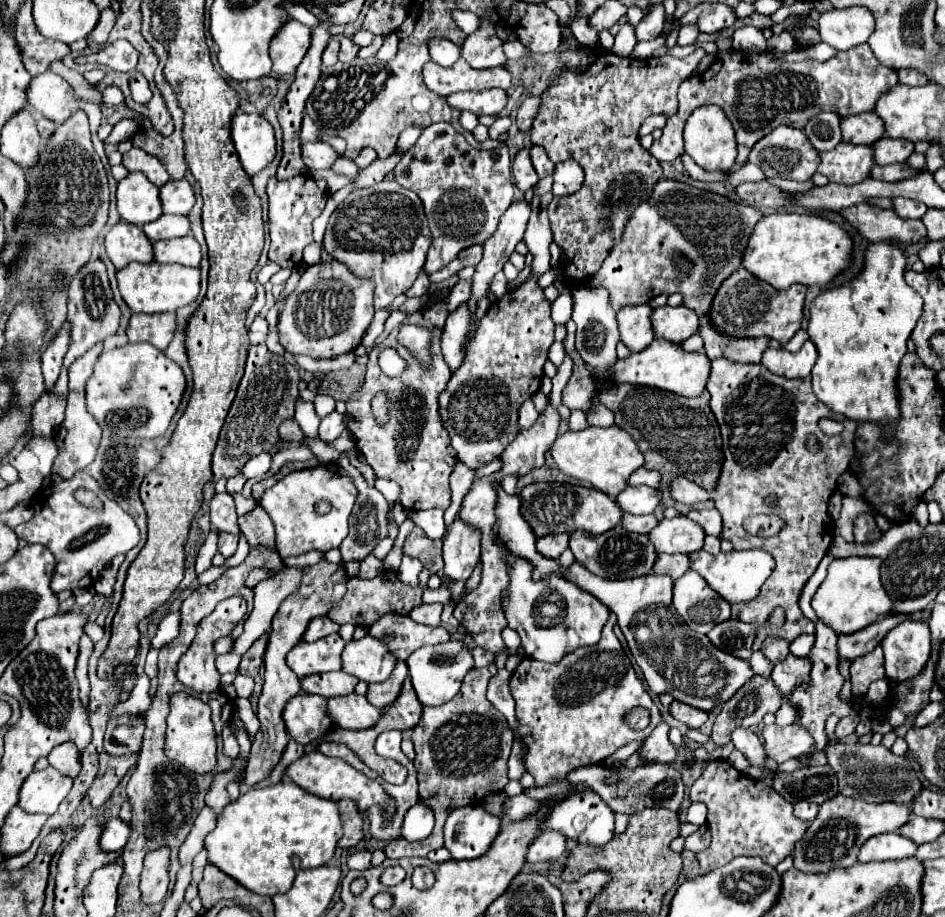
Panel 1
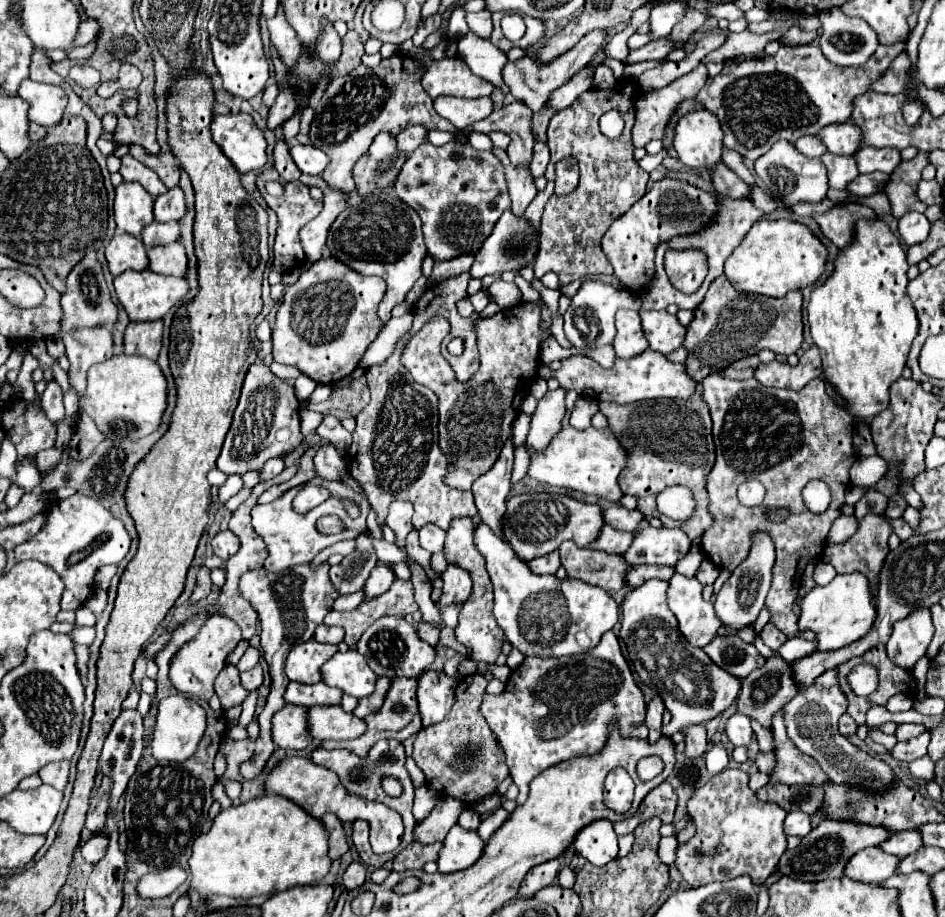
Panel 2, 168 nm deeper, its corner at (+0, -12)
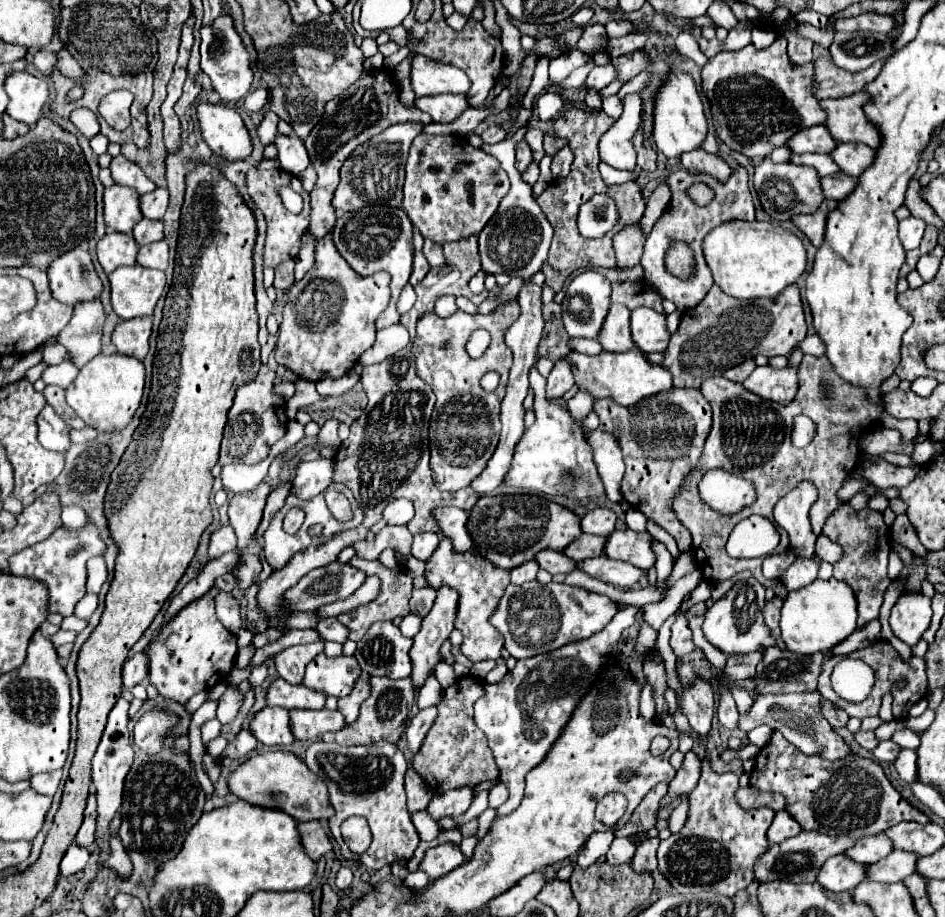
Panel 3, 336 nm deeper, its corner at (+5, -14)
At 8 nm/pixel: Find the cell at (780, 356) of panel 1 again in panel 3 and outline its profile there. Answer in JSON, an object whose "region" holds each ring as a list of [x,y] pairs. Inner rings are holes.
{"region":[[[757,366],[753,374],[743,382],[743,386],[765,400],[775,400],[775,402],[791,402],[797,394],[799,388],[799,368],[789,366],[783,370],[777,370],[773,366]]]}

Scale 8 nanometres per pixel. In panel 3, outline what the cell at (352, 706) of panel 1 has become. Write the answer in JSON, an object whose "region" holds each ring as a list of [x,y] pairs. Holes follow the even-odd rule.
{"region":[[[291,710],[291,732],[297,740],[323,736],[325,732],[339,732],[345,728],[341,712],[331,710]]]}

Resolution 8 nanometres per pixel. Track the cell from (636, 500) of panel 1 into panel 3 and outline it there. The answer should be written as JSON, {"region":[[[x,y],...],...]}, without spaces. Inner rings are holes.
{"region":[[[593,508],[581,518],[581,528],[583,532],[589,532],[589,534],[611,536],[611,532],[615,532],[615,522],[617,522],[617,514],[613,510]]]}

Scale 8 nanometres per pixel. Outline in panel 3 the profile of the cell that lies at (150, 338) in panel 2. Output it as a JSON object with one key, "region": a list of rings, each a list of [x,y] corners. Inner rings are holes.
{"region":[[[141,316],[139,320],[119,322],[113,332],[113,344],[121,354],[143,360],[149,352],[151,326],[153,326],[153,316]]]}

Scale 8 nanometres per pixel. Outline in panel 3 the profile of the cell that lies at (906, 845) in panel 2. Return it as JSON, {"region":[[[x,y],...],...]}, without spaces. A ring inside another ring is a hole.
{"region":[[[877,834],[877,836],[867,836],[857,840],[855,848],[849,848],[845,854],[851,856],[855,862],[875,864],[881,858],[889,856],[891,850],[893,850],[893,842],[885,834]]]}

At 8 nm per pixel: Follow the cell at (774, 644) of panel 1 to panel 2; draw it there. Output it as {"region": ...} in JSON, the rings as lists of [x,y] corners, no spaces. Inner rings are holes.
{"region":[[[770,622],[770,624],[766,624],[764,630],[762,630],[762,640],[764,640],[764,644],[766,644],[772,652],[776,652],[788,638],[786,638],[784,632],[776,630],[776,626],[772,626],[772,622]]]}

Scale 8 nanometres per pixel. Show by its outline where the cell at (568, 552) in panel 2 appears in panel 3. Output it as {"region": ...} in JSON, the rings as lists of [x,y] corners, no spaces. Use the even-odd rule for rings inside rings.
{"region":[[[547,548],[547,550],[539,552],[539,556],[535,556],[535,558],[537,558],[539,566],[545,568],[547,572],[551,572],[551,574],[569,574],[569,572],[577,570],[575,560],[571,560],[569,556],[565,556],[559,550]]]}

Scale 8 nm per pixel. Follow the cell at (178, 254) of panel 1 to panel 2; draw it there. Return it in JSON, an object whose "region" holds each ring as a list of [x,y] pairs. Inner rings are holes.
{"region":[[[172,242],[168,246],[154,246],[148,248],[148,268],[158,274],[168,274],[168,276],[184,276],[186,274],[186,252],[180,242]]]}

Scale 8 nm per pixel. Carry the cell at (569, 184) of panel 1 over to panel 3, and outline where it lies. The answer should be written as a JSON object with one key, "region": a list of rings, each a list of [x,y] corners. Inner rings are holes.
{"region":[[[565,146],[565,148],[561,148],[561,150],[555,154],[553,162],[551,162],[553,178],[555,178],[555,180],[567,178],[569,170],[571,170],[571,162],[573,162],[573,152],[571,152],[567,146]]]}

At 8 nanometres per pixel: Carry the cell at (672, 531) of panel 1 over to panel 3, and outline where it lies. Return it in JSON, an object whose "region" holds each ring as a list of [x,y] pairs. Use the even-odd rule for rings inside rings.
{"region":[[[615,530],[605,544],[605,554],[613,560],[629,562],[637,568],[653,568],[657,554],[653,552],[653,536],[649,532]]]}

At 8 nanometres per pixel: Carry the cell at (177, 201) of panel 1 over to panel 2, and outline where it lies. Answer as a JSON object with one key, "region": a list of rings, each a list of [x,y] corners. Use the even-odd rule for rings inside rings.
{"region":[[[176,186],[154,200],[154,218],[160,222],[180,220],[184,216],[184,208],[184,192],[180,190],[180,186]]]}

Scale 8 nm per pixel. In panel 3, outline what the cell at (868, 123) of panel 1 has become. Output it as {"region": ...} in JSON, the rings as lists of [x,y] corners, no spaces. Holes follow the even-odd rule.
{"region":[[[819,124],[815,128],[807,128],[807,132],[799,132],[795,134],[787,146],[795,152],[795,154],[803,154],[803,152],[831,152],[835,150],[837,142],[833,140],[831,132],[827,130],[825,124]]]}

